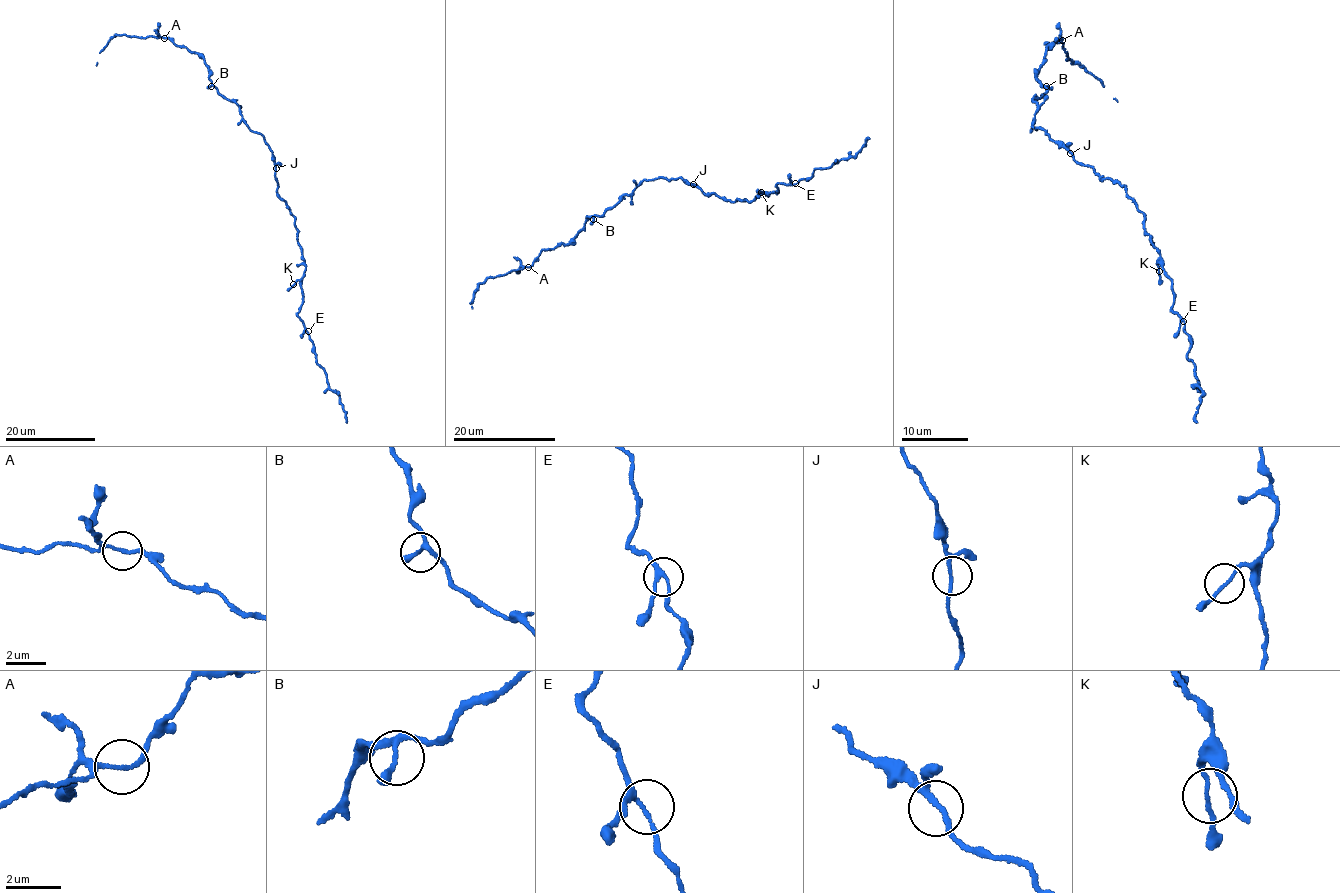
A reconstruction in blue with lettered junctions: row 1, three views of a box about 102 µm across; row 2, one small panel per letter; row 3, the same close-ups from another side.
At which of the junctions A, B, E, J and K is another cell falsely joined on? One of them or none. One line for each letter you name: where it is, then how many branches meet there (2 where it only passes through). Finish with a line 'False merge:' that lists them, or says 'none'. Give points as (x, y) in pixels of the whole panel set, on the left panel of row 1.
False merge: none

